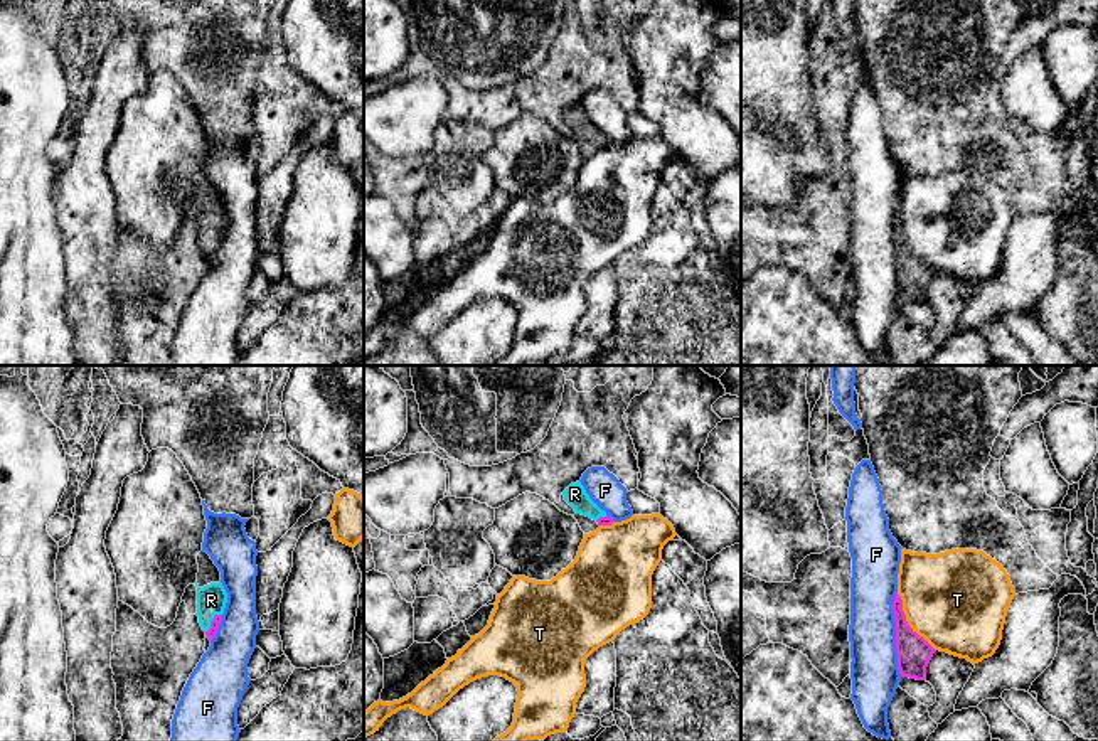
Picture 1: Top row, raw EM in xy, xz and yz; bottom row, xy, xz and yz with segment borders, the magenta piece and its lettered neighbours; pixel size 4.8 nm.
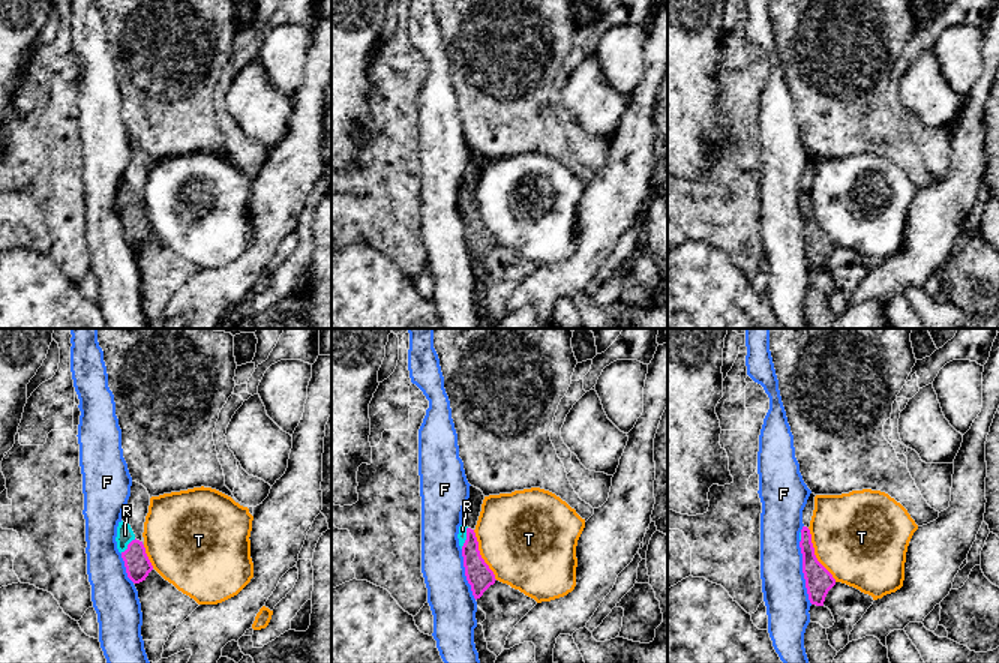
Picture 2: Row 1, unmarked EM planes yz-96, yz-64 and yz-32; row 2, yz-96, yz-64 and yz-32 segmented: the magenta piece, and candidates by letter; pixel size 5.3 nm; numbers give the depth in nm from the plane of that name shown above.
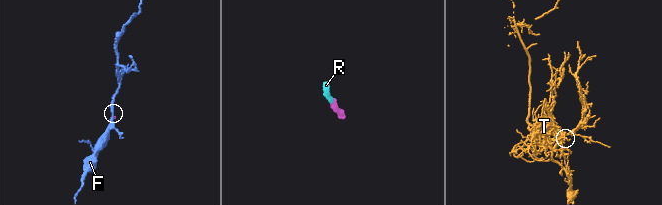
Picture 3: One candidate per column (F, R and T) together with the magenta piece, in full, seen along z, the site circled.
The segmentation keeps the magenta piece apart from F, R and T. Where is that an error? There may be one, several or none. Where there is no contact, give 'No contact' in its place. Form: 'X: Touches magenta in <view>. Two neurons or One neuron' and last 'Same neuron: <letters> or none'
F: Touches magenta in yz. Two neurons
R: Touches magenta in xy. One neuron
T: Touches magenta in yz. Two neurons
Same neuron: R

